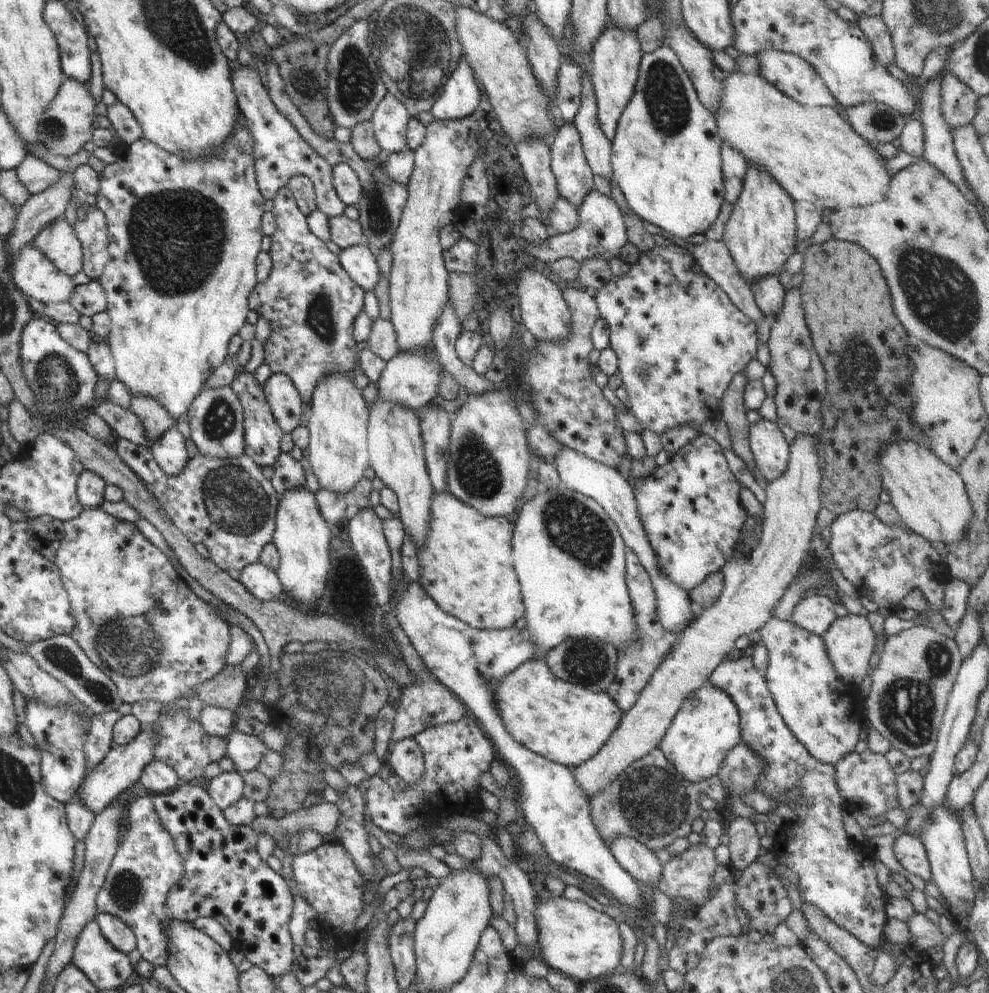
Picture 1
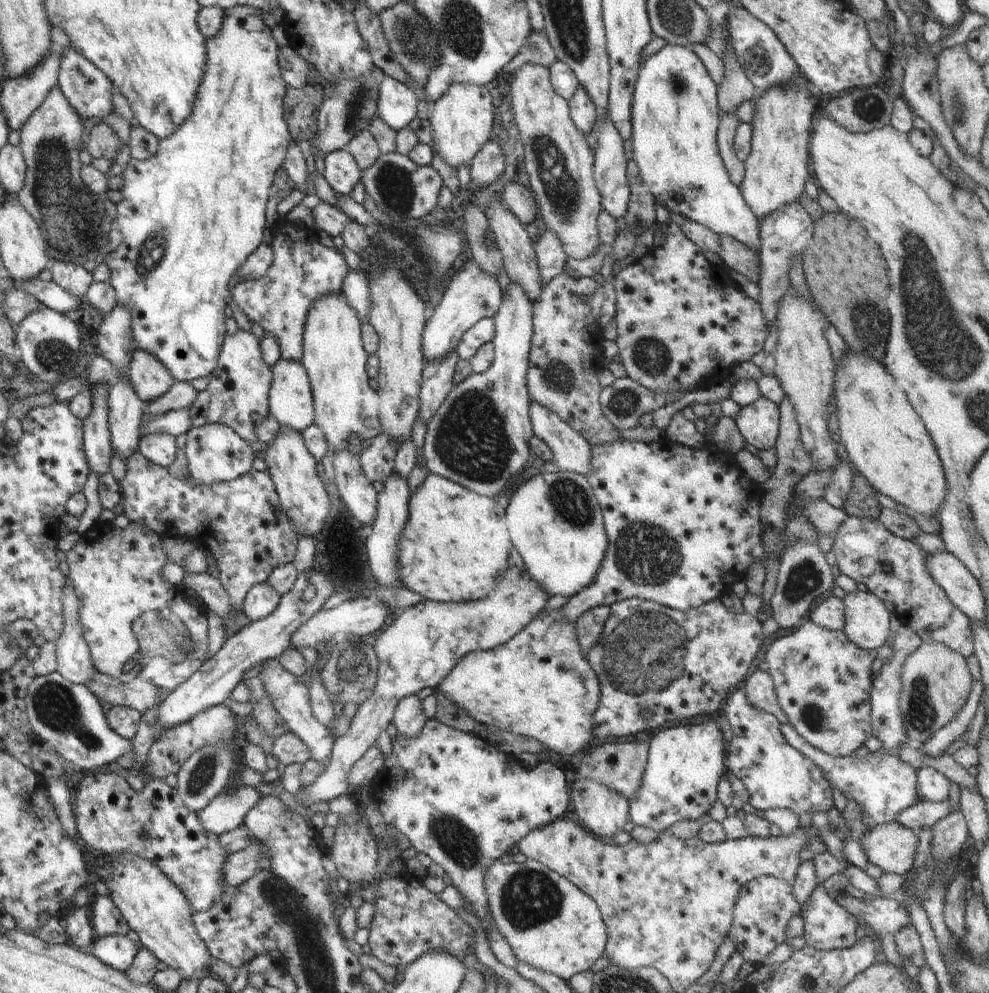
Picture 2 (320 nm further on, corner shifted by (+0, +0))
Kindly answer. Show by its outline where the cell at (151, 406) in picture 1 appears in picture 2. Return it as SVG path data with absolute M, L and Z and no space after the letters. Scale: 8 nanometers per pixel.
M142 349L131 352L127 367L136 394L145 403L160 398L176 381L160 360Z

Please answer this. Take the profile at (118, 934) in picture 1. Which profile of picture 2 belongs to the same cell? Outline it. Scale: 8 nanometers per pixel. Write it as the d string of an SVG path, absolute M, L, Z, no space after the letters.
M98 897L92 903L92 926L96 934L101 936L126 935L130 930L128 922L110 897Z

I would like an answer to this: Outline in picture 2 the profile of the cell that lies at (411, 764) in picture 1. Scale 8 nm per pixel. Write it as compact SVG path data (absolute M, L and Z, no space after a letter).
M411 695L402 698L396 706L393 723L396 725L398 735L404 738L414 738L422 732L426 720L420 698Z

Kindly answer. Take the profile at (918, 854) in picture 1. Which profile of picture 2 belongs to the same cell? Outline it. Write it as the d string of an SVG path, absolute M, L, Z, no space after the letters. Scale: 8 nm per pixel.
M898 821L886 824L870 824L866 832L857 839L868 862L884 873L905 875L914 866L914 856L918 846L918 834L902 826Z

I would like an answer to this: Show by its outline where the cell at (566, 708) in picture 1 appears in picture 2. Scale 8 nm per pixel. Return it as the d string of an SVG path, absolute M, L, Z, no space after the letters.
M560 609L542 611L506 644L464 656L436 689L480 725L538 740L548 752L569 756L584 752L585 747L596 742L592 714L599 706L600 684L592 666L580 652L574 625L562 616Z

